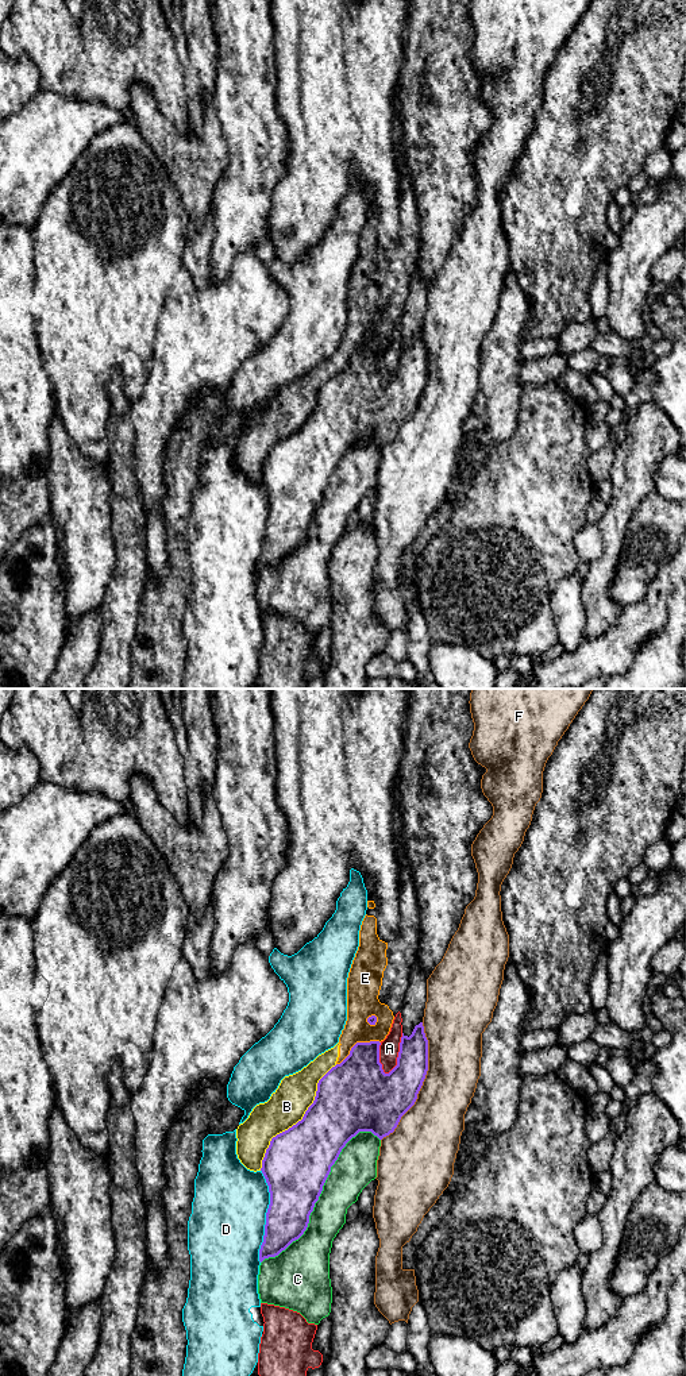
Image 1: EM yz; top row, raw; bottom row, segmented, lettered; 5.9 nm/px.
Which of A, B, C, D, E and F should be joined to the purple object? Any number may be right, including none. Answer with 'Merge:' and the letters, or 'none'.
Merge: none

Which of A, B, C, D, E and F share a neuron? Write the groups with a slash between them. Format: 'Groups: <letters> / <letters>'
Groups: A / B E / C / D / F

